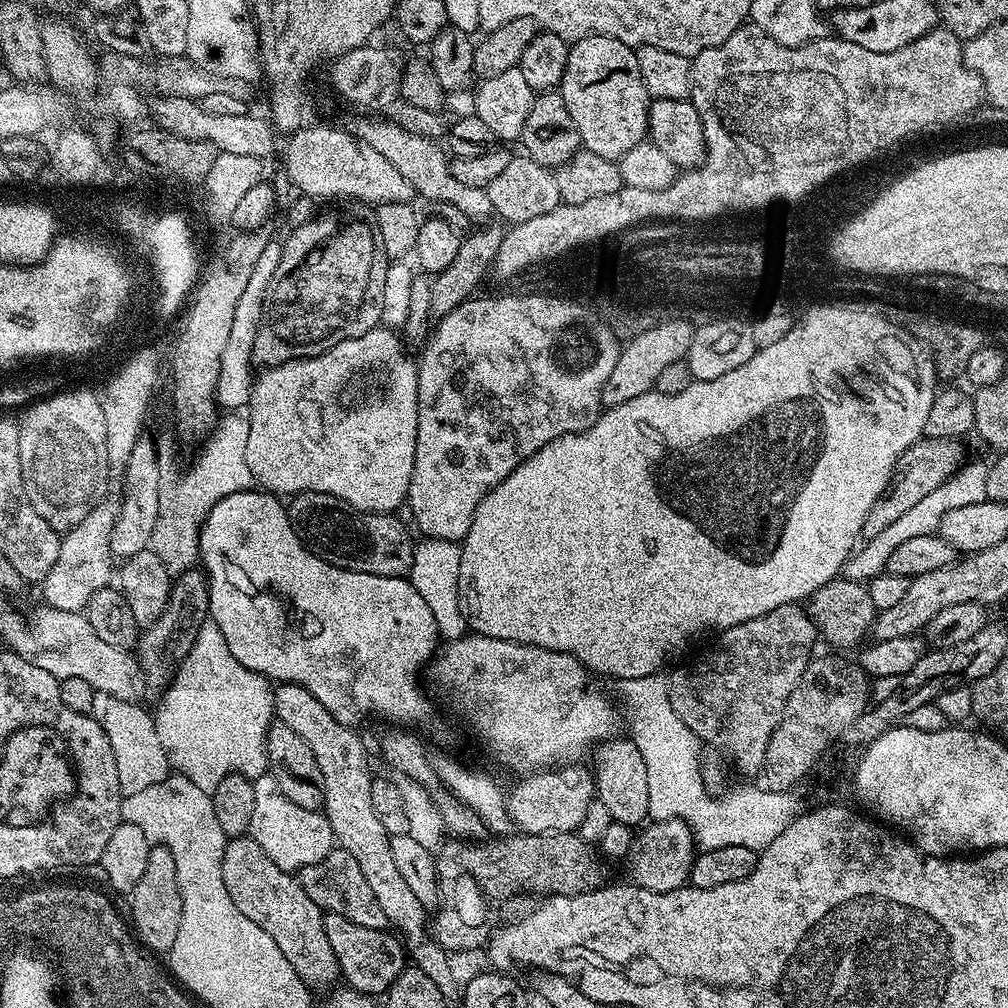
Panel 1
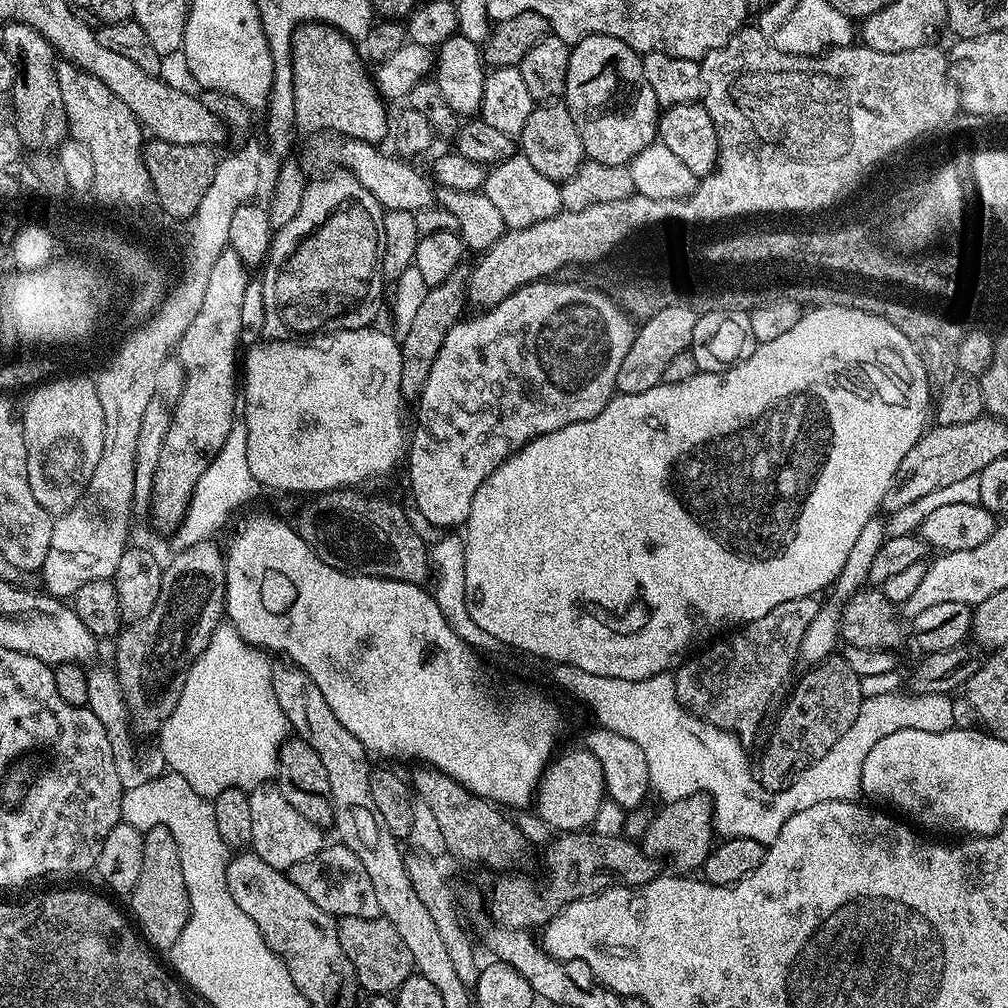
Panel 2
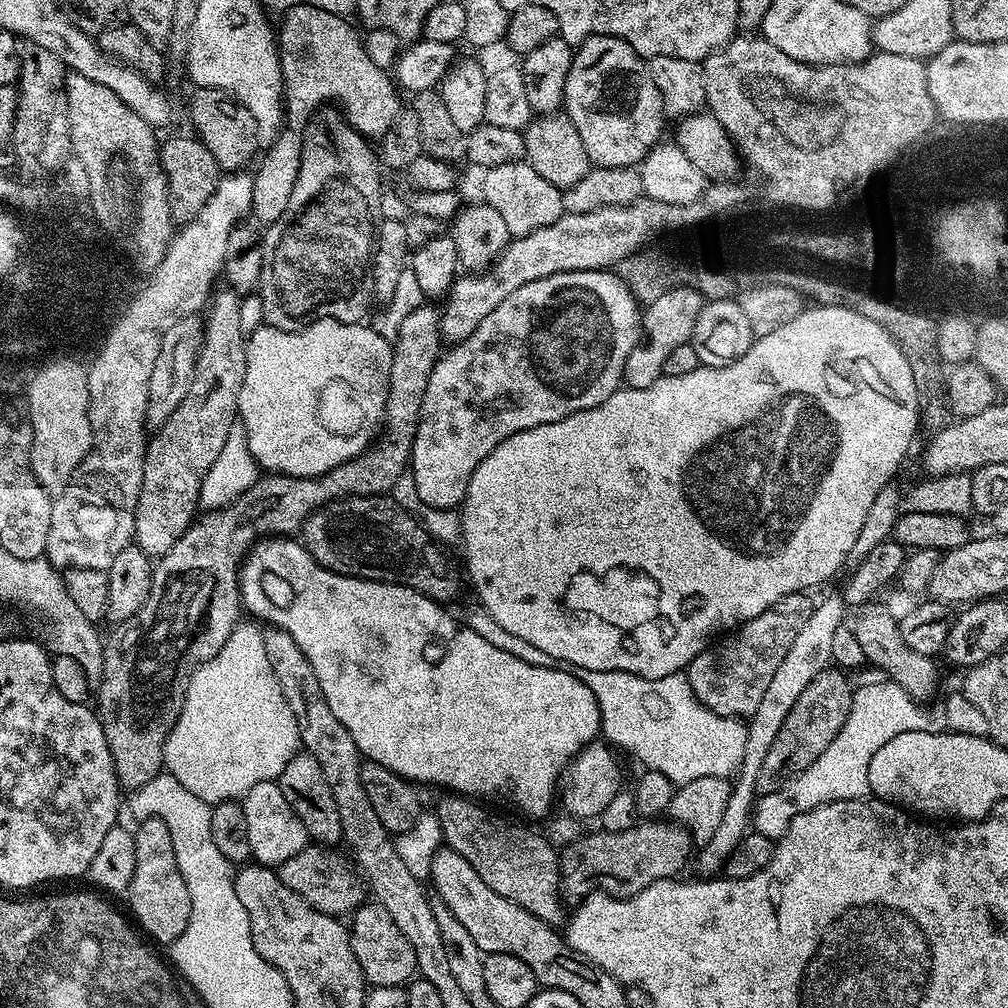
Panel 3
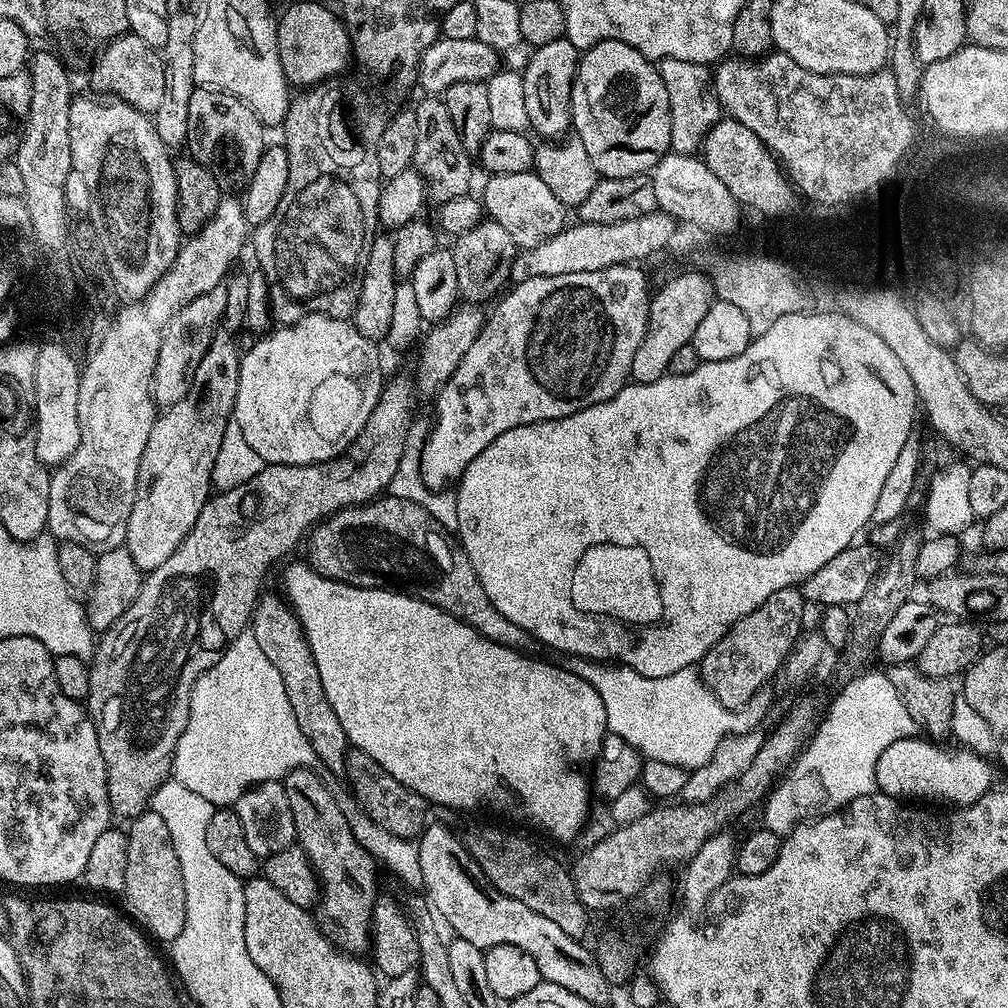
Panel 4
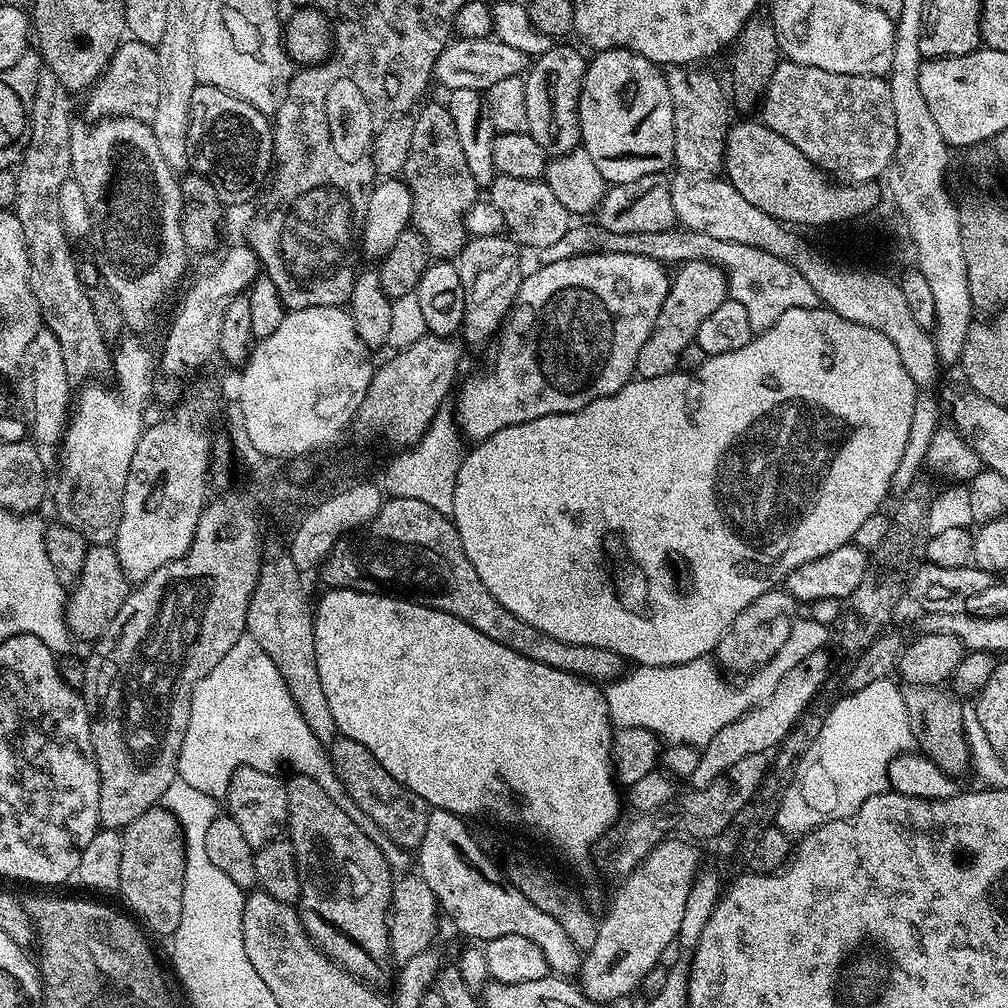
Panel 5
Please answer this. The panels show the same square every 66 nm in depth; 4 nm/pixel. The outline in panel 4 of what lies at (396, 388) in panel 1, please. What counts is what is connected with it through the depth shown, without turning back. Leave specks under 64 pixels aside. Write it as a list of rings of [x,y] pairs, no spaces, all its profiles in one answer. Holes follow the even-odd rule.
[[[310,314],[295,324],[273,329],[240,357],[234,418],[247,444],[265,464],[321,464],[333,460],[356,441],[384,389],[386,375],[380,369],[379,347],[358,334],[355,323],[322,314]]]

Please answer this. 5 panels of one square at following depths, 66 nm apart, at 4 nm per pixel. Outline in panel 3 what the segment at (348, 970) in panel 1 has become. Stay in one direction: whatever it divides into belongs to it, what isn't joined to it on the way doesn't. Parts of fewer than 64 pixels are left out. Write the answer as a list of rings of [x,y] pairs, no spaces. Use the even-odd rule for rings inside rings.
[[[365,902],[351,913],[350,939],[354,958],[358,958],[358,966],[362,970],[365,981],[373,988],[382,986],[404,986],[417,975],[414,946],[406,942],[402,930],[394,926],[394,918],[386,914],[382,905]]]

